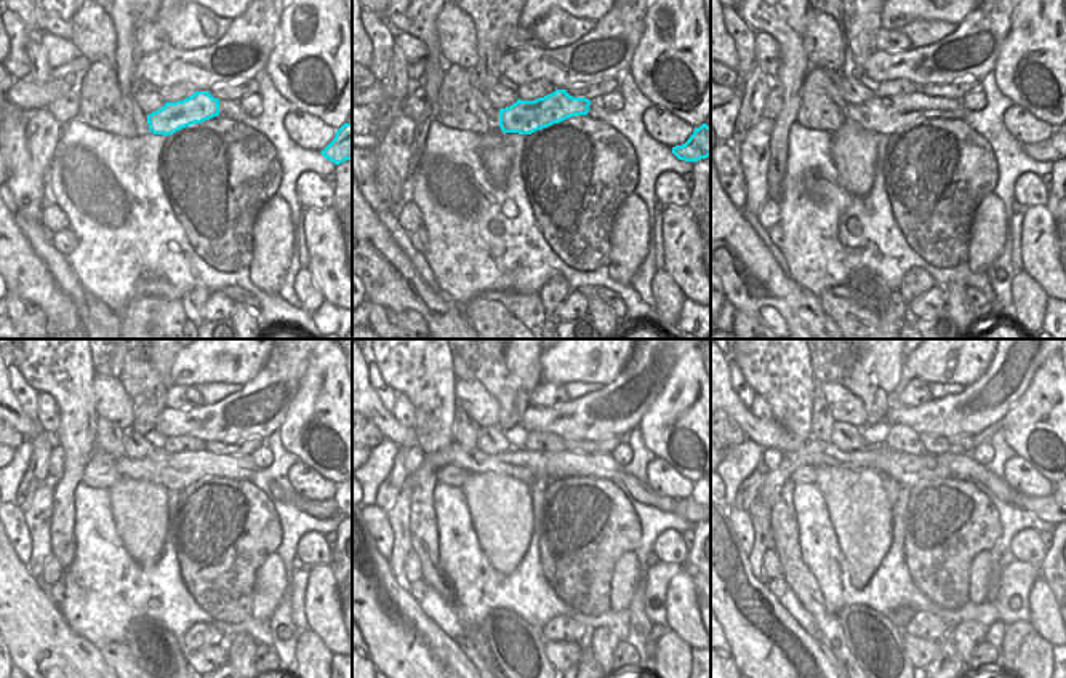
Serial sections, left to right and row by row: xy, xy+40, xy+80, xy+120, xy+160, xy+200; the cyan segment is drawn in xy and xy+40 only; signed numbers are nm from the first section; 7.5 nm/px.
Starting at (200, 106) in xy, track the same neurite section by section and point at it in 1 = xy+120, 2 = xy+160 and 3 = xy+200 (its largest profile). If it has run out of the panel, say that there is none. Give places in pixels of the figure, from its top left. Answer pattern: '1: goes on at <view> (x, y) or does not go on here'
1: goes on at xy+120 (175, 472)
2: goes on at xy+160 (530, 467)
3: goes on at xy+200 (812, 453)

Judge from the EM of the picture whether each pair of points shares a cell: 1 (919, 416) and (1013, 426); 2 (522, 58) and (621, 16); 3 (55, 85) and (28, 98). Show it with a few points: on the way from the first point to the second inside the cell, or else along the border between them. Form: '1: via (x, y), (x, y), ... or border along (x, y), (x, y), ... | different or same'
1: border along (1023, 394), (997, 422) | different
2: via (546, 59), (561, 59), (578, 42), (597, 39) | same
3: via (48, 91), (42, 96), (34, 96) | same

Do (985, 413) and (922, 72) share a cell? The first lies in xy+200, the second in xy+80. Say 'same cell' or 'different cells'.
same cell

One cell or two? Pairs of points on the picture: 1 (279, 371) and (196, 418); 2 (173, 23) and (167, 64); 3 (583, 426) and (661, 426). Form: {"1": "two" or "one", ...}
{"1": "one", "2": "two", "3": "two"}

